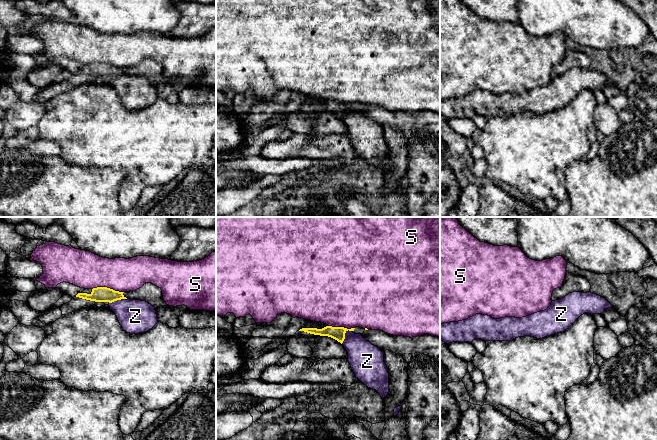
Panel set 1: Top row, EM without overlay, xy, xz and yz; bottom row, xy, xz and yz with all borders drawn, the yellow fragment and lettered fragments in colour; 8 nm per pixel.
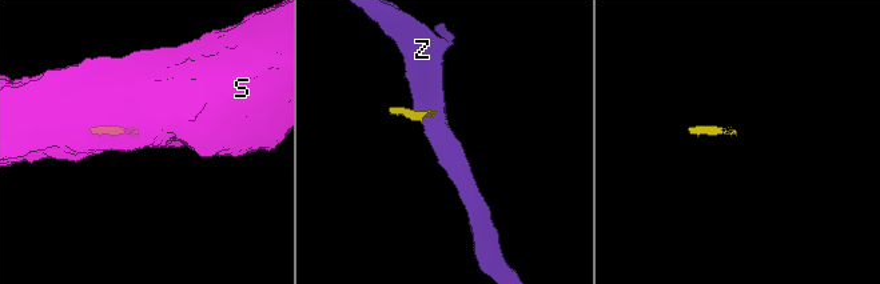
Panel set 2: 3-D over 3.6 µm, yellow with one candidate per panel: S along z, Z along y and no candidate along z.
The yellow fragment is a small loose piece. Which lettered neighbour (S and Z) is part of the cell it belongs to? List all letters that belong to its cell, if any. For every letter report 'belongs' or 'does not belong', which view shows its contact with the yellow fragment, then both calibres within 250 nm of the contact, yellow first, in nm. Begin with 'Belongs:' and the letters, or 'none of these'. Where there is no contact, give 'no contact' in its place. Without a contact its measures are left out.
Belongs: none of these
S: does not belong; contact in xy; calibres 130 and 300 nm
Z: does not belong; contact in xz; calibres 110 and 260 nm

